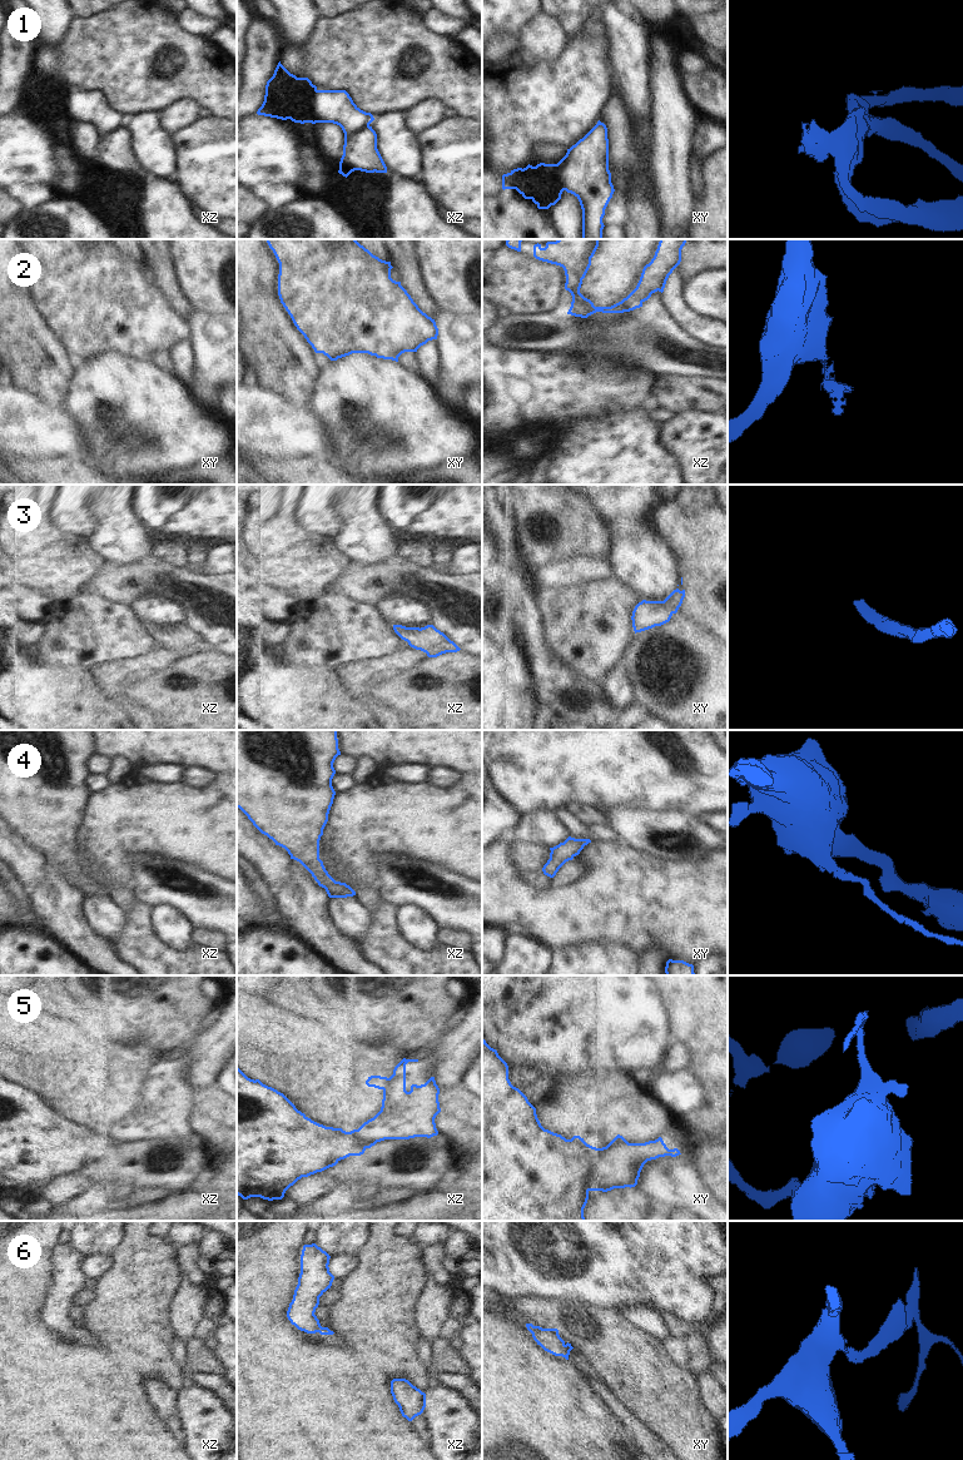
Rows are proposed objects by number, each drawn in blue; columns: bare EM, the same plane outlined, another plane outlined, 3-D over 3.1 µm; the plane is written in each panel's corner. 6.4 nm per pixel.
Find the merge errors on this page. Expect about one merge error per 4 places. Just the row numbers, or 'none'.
1, 2, 5.

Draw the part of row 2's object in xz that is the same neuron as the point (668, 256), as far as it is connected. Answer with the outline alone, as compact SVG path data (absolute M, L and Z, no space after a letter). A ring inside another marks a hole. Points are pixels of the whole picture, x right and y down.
M660 239L654 258L642 269L636 288L622 301L631 307L647 301L652 293L664 292L666 280L681 262L686 239Z

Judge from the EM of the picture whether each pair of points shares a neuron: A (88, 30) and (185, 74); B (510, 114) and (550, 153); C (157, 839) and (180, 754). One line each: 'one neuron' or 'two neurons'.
A: one neuron
B: two neurons
C: one neuron

